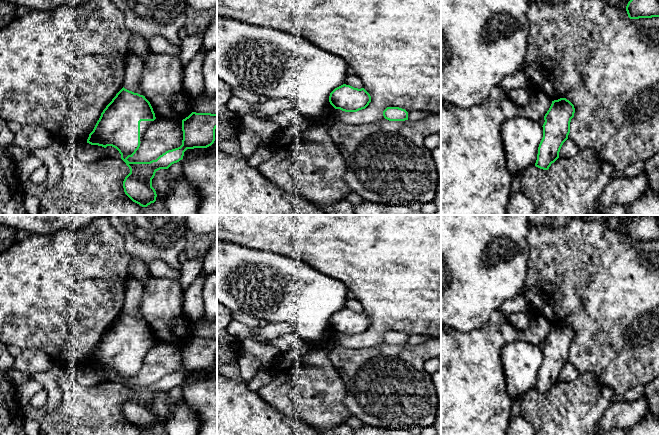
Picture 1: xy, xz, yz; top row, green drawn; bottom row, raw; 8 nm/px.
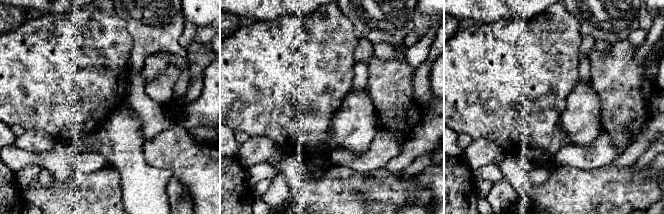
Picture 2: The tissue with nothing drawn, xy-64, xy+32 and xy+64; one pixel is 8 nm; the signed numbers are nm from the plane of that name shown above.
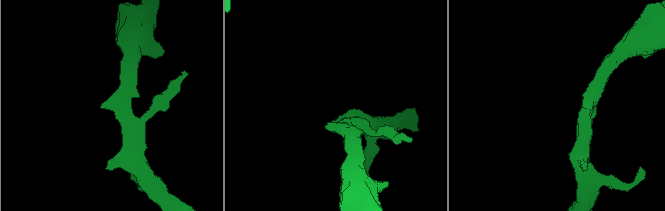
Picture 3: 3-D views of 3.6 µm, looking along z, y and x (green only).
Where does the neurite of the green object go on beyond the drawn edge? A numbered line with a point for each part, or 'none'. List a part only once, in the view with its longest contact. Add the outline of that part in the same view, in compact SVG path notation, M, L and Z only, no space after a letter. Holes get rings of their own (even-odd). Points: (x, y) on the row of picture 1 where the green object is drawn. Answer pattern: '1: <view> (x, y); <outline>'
1: xy (144, 125); M141 121L140 122L140 142L143 140L143 136L148 129L148 127L152 124L153 121Z

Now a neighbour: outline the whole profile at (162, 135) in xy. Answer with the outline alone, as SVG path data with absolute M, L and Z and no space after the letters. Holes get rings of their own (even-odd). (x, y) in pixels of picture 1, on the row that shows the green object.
M157 118L146 130L136 153L129 162L150 162L168 150L182 145L182 122Z

